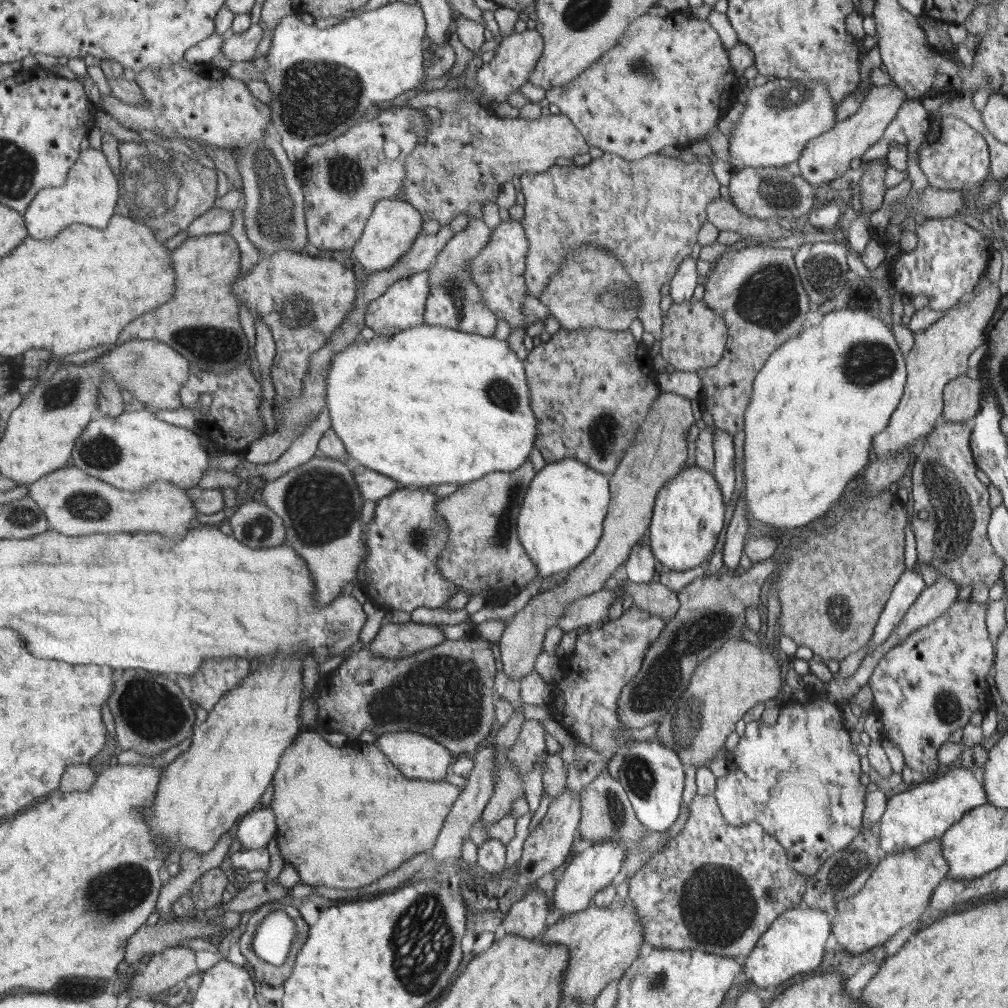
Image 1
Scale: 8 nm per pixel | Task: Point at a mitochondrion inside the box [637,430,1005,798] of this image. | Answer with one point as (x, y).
(952, 514)

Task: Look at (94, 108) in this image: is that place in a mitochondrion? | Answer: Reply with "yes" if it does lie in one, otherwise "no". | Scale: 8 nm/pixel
no

